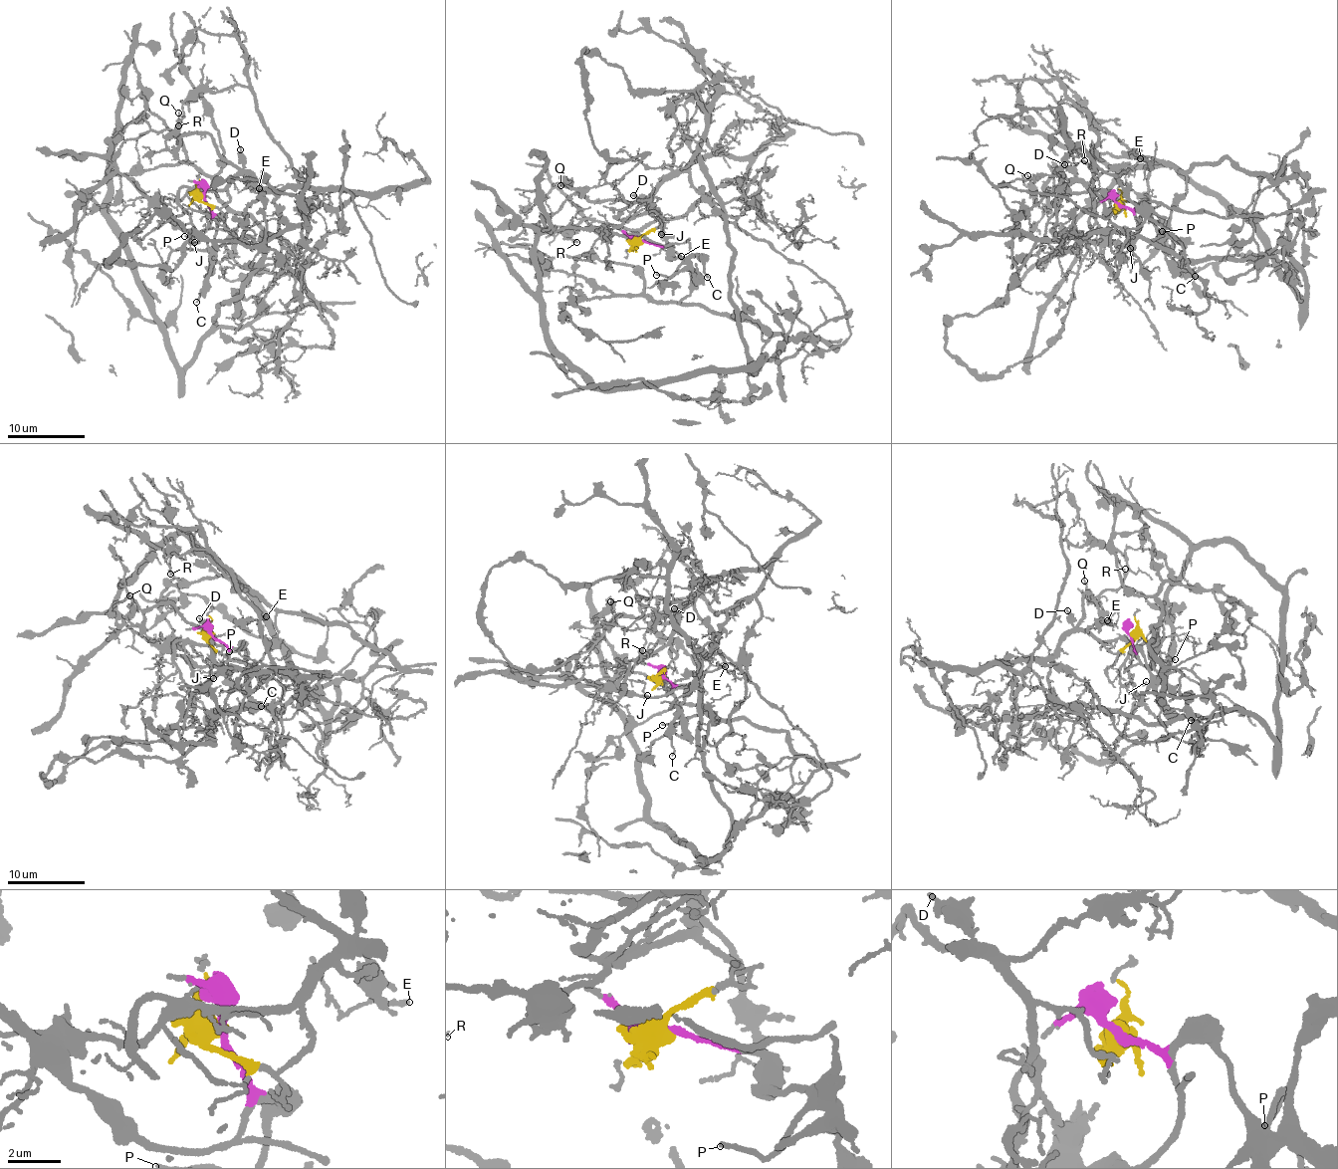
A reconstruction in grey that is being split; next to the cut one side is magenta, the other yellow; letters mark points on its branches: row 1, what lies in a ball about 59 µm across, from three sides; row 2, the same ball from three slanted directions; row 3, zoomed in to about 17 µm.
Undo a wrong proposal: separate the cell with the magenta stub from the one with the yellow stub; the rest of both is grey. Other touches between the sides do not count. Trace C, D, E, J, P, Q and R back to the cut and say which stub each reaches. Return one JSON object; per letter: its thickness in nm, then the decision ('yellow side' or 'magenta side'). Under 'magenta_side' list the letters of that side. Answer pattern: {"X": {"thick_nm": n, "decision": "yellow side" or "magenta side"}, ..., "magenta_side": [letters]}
{"C": {"thick_nm": 150, "decision": "magenta side"}, "D": {"thick_nm": 340, "decision": "yellow side"}, "E": {"thick_nm": 180, "decision": "yellow side"}, "J": {"thick_nm": 120, "decision": "yellow side"}, "P": {"thick_nm": 160, "decision": "magenta side"}, "Q": {"thick_nm": 150, "decision": "yellow side"}, "R": {"thick_nm": 90, "decision": "yellow side"}, "magenta_side": ["C", "P"]}

